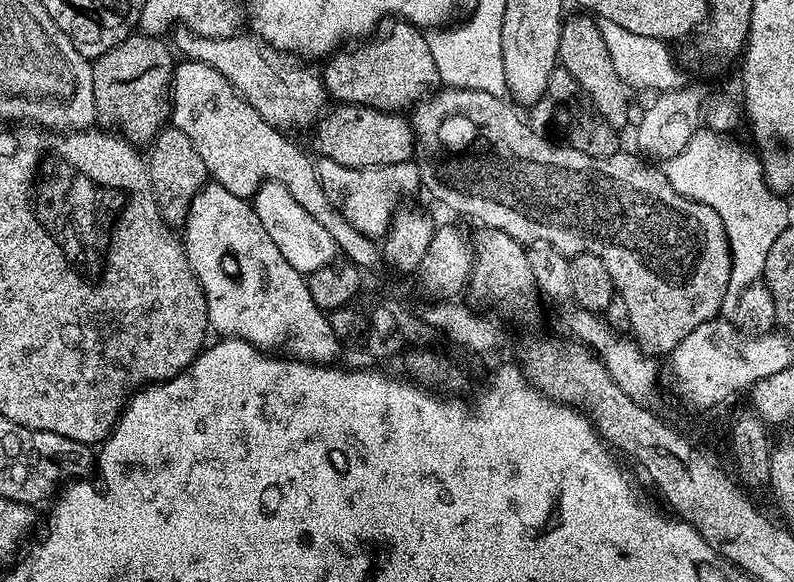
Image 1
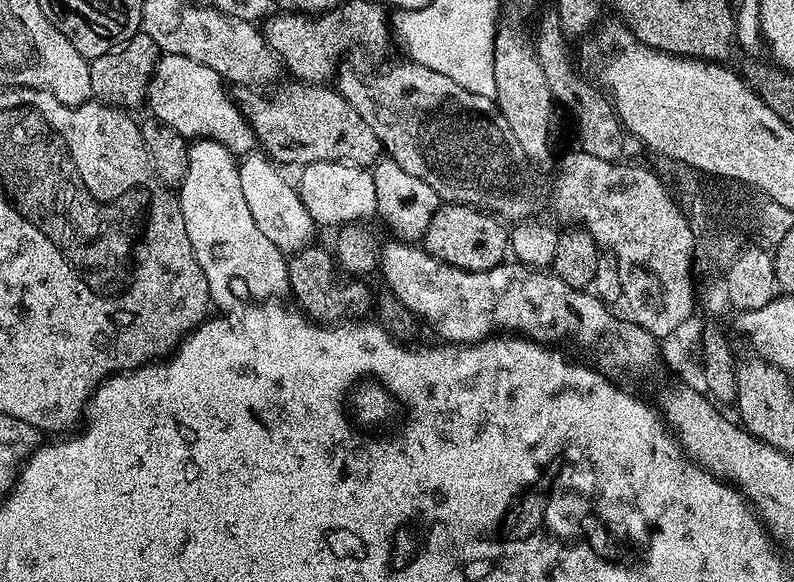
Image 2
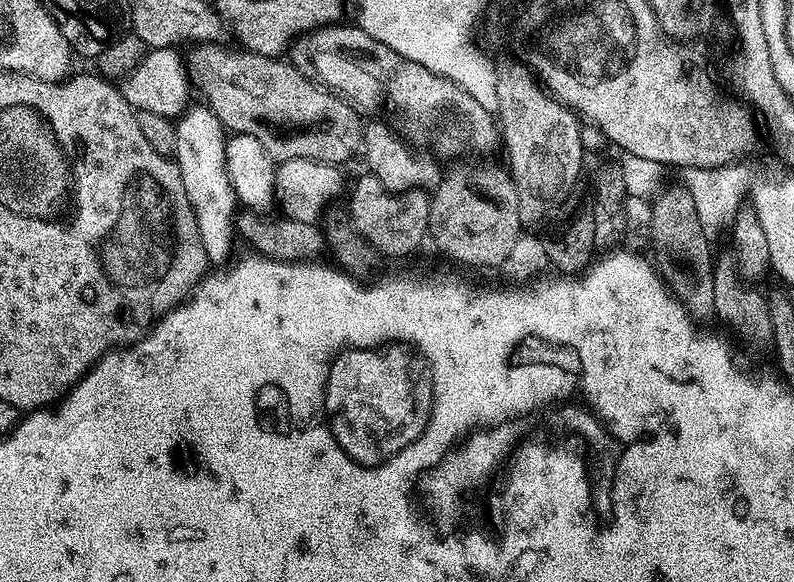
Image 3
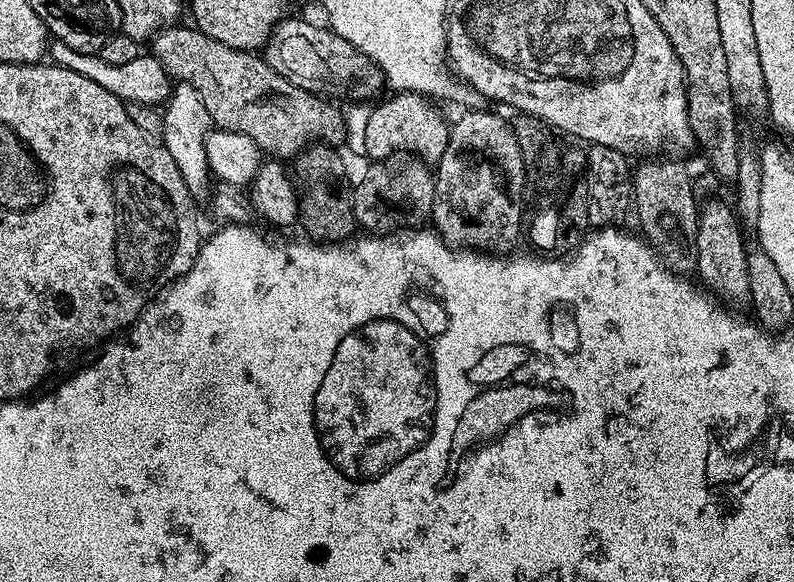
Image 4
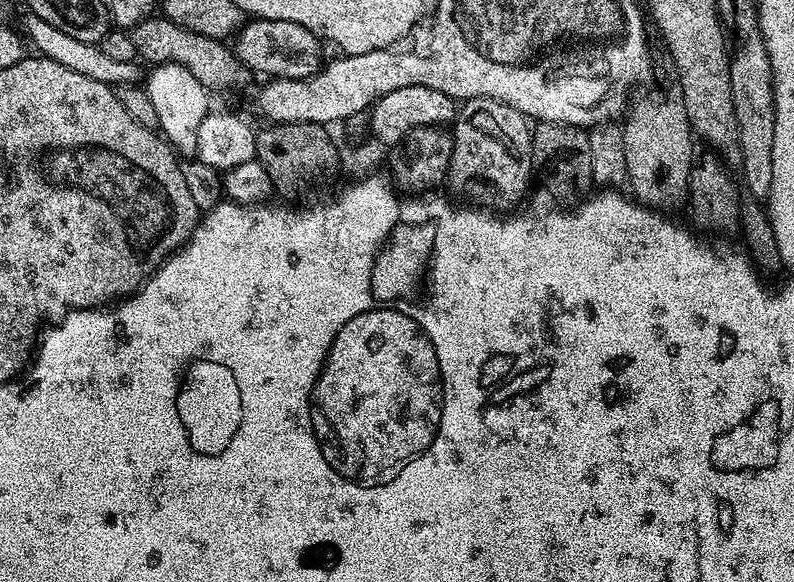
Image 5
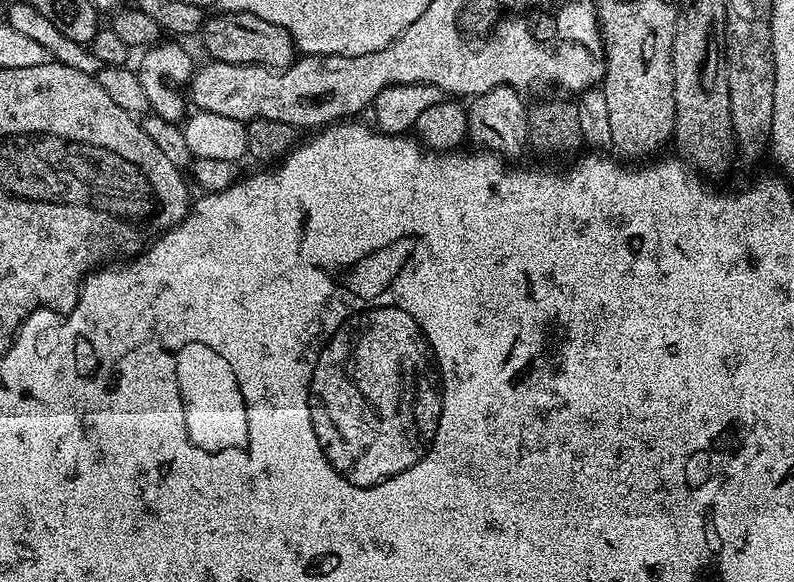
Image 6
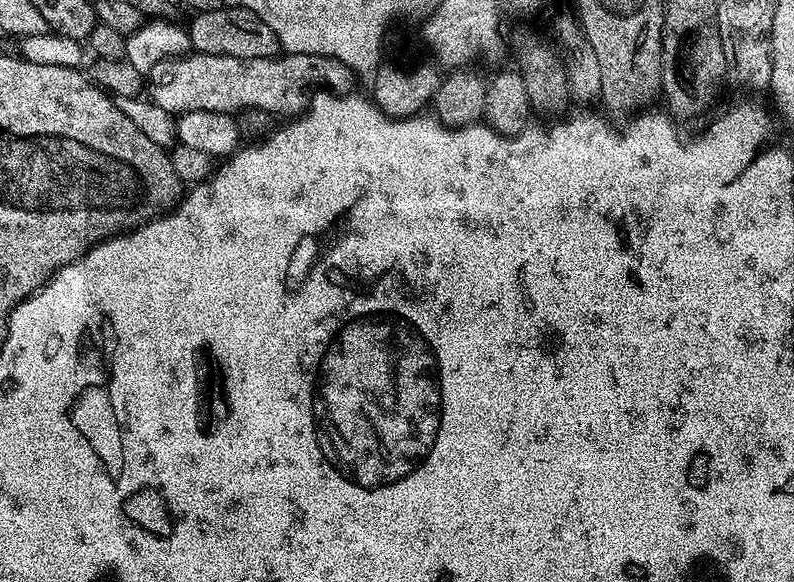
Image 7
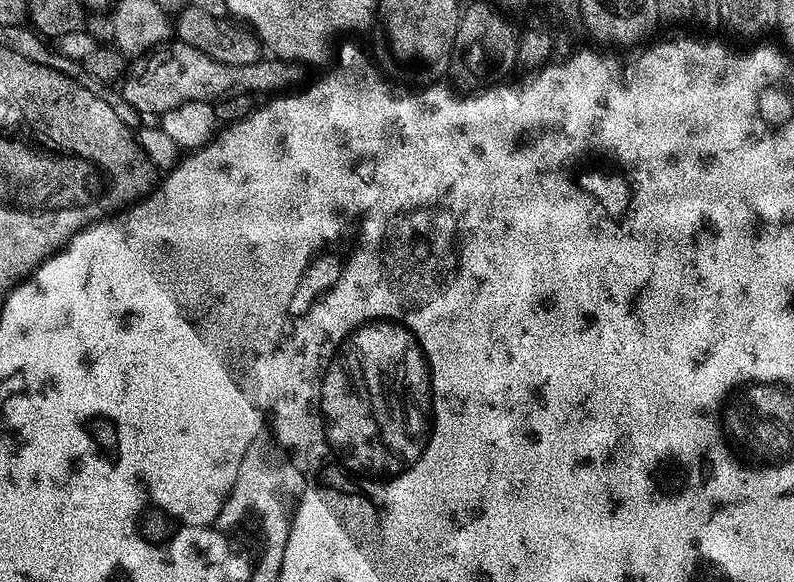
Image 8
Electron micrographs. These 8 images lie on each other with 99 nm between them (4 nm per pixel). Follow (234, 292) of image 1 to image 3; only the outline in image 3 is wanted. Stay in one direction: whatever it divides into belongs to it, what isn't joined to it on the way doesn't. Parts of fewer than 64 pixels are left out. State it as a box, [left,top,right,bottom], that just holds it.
[174,106,238,265]

